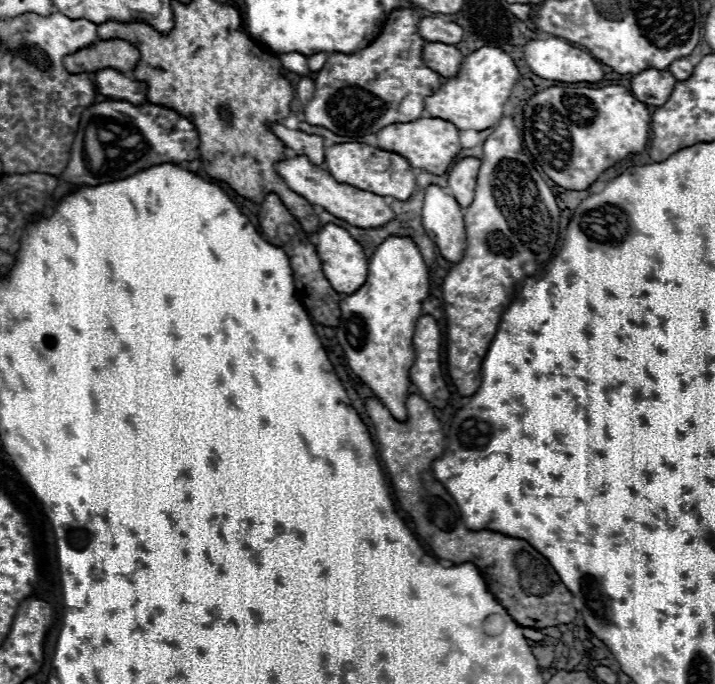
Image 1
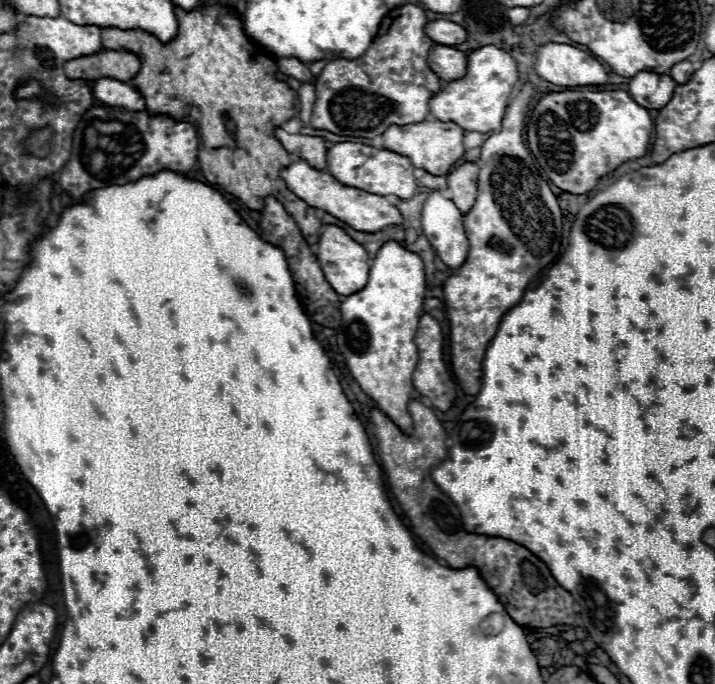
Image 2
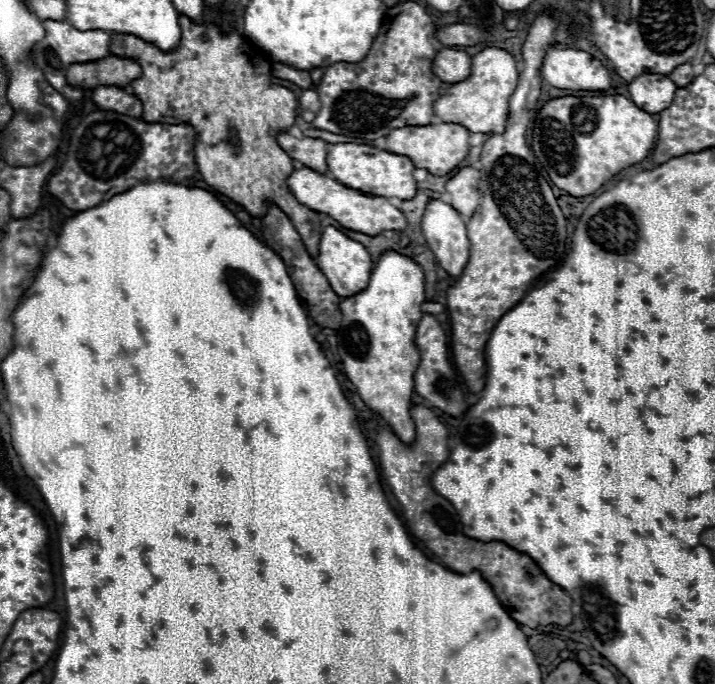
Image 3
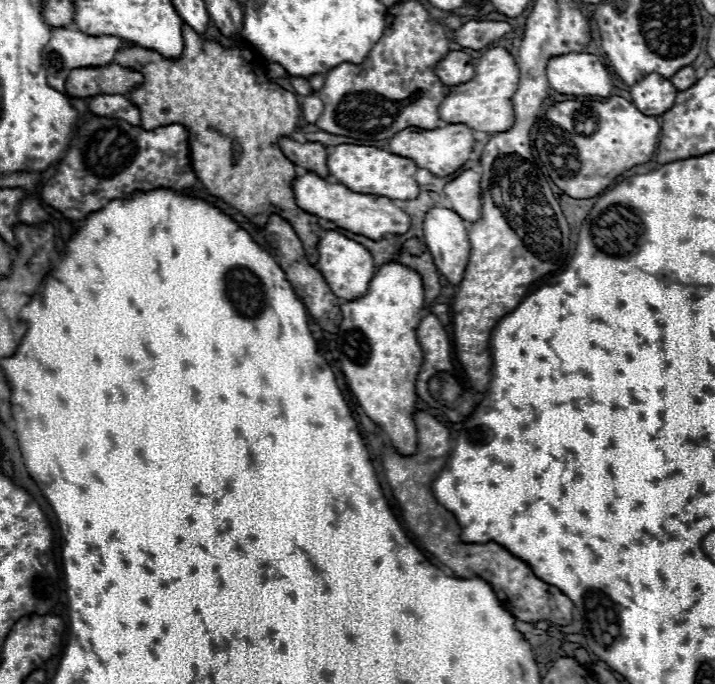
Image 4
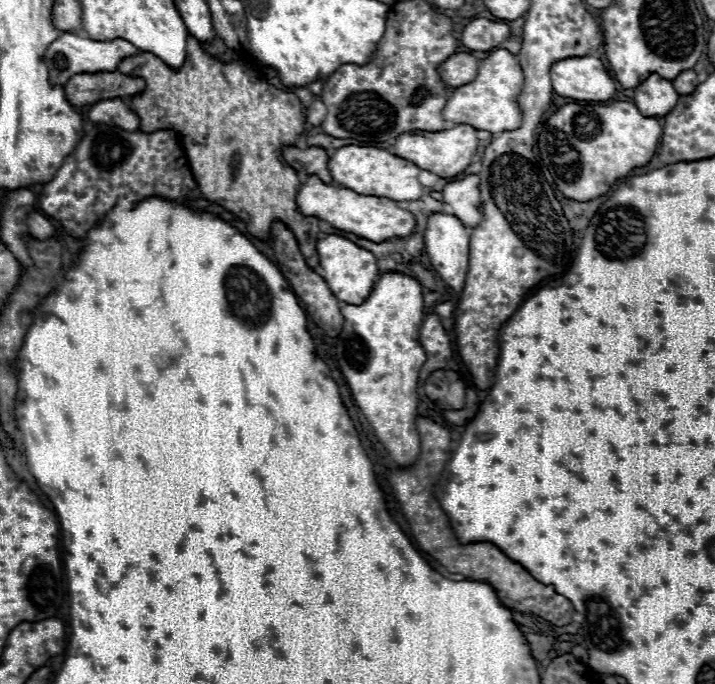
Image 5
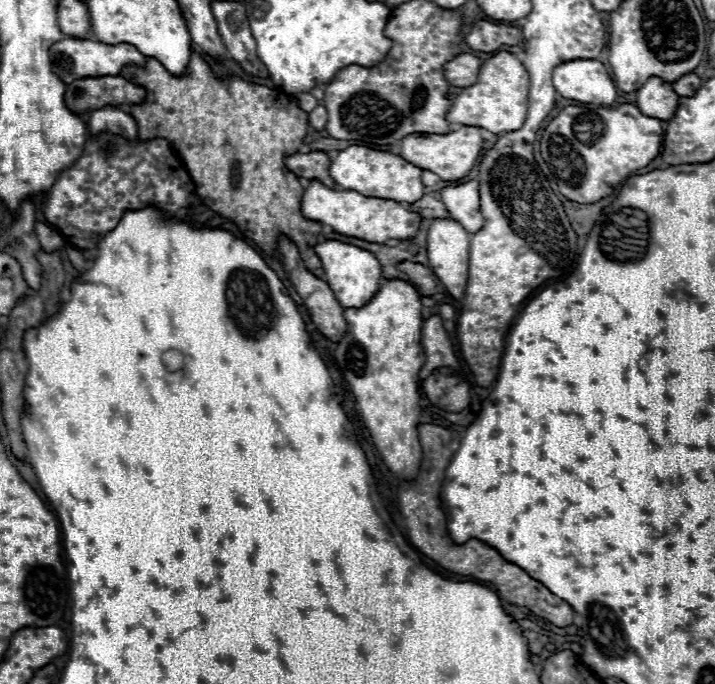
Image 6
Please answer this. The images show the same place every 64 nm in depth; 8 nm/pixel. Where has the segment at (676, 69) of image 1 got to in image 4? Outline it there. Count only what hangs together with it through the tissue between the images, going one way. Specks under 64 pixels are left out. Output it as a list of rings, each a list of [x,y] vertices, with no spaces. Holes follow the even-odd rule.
[[[692,66],[680,68],[680,70],[670,78],[670,82],[676,86],[676,90],[688,90],[696,80],[698,80],[698,78],[696,78],[696,72],[694,72]]]

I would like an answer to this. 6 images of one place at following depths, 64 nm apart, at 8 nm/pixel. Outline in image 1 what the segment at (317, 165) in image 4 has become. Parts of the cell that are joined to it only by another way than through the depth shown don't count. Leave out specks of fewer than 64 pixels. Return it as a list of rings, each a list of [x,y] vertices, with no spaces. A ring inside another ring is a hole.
[[[272,124],[270,130],[296,154],[304,154],[310,158],[312,164],[322,164],[324,162],[324,138],[316,134],[306,134],[302,130],[290,130],[282,124]]]

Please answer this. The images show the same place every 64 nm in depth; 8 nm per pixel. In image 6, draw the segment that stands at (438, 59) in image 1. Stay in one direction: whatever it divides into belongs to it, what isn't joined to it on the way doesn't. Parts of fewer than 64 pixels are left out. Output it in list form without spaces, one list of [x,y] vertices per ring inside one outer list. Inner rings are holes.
[[[460,54],[458,58],[446,62],[444,66],[444,78],[448,80],[450,86],[466,88],[472,86],[478,80],[482,60],[472,56],[472,54]]]

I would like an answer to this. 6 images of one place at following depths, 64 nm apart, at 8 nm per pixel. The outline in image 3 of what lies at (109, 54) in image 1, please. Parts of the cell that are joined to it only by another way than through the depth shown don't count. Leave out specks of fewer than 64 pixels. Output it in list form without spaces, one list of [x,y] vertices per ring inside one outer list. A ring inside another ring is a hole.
[[[110,54],[94,62],[76,62],[74,66],[68,66],[66,82],[72,86],[82,86],[84,90],[92,90],[100,84],[126,88],[140,74],[142,68],[138,62]]]

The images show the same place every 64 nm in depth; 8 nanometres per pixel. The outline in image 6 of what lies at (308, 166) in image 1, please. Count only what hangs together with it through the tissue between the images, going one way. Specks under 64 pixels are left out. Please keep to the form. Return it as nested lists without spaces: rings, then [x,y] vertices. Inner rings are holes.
[[[310,180],[310,186],[302,194],[300,208],[306,218],[328,224],[340,234],[368,240],[368,242],[378,242],[378,244],[384,244],[386,240],[392,240],[392,238],[396,240],[414,238],[420,228],[420,214],[406,210],[402,204],[394,200],[368,198],[354,190],[342,190],[342,192],[330,190],[320,180]]]

